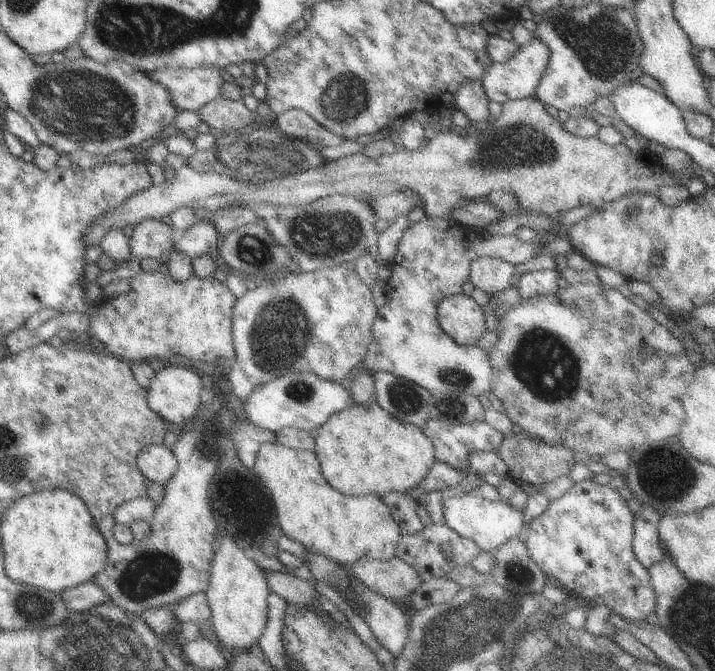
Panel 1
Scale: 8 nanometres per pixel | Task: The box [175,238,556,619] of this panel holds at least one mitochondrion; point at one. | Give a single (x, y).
(283, 334)

